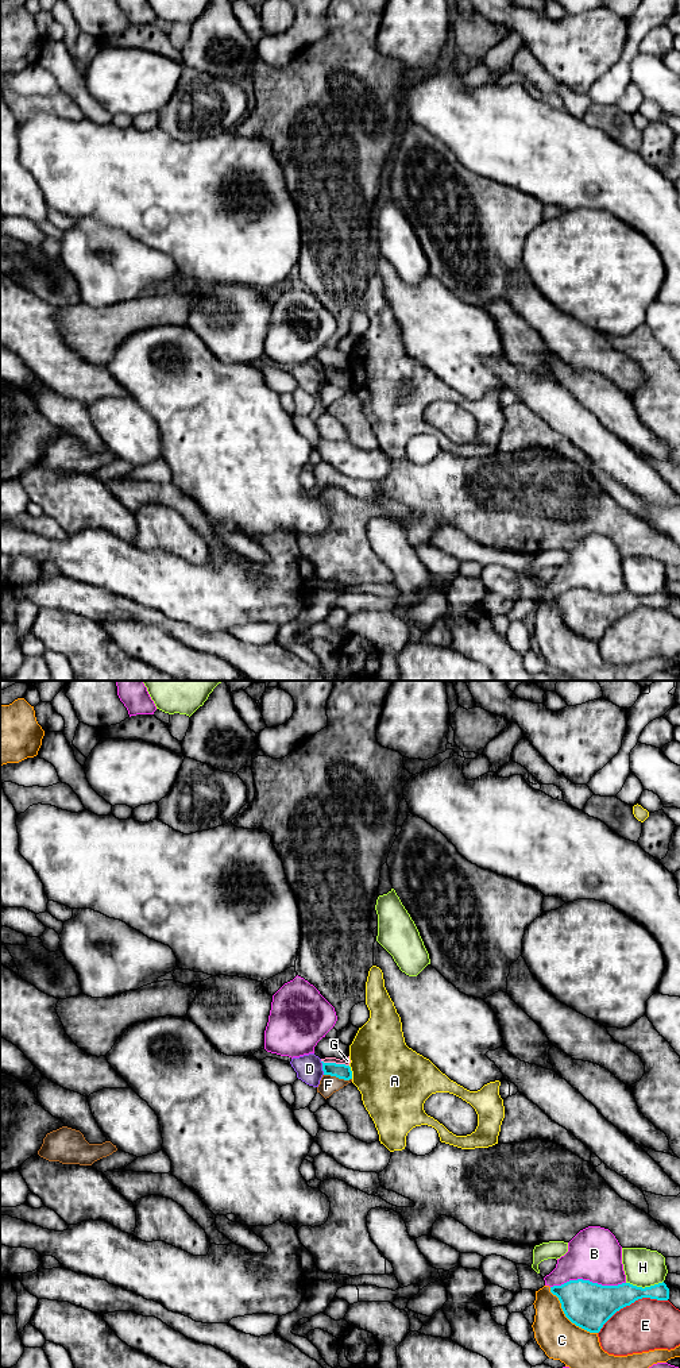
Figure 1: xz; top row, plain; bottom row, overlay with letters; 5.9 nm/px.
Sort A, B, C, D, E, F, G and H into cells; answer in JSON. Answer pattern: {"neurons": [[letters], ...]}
{"neurons": [["A"], ["B"], ["C"], ["D", "G"], ["E"], ["F"], ["H"]]}

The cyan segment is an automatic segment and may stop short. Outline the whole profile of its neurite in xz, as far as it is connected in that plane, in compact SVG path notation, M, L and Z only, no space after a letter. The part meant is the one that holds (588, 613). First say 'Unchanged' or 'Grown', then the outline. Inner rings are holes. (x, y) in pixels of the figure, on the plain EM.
Unchanged. M577 587L553 594L550 601L559 606L565 625L590 641L599 641L617 620L638 608L669 608L669 597L664 590L642 597L630 591L602 594Z

